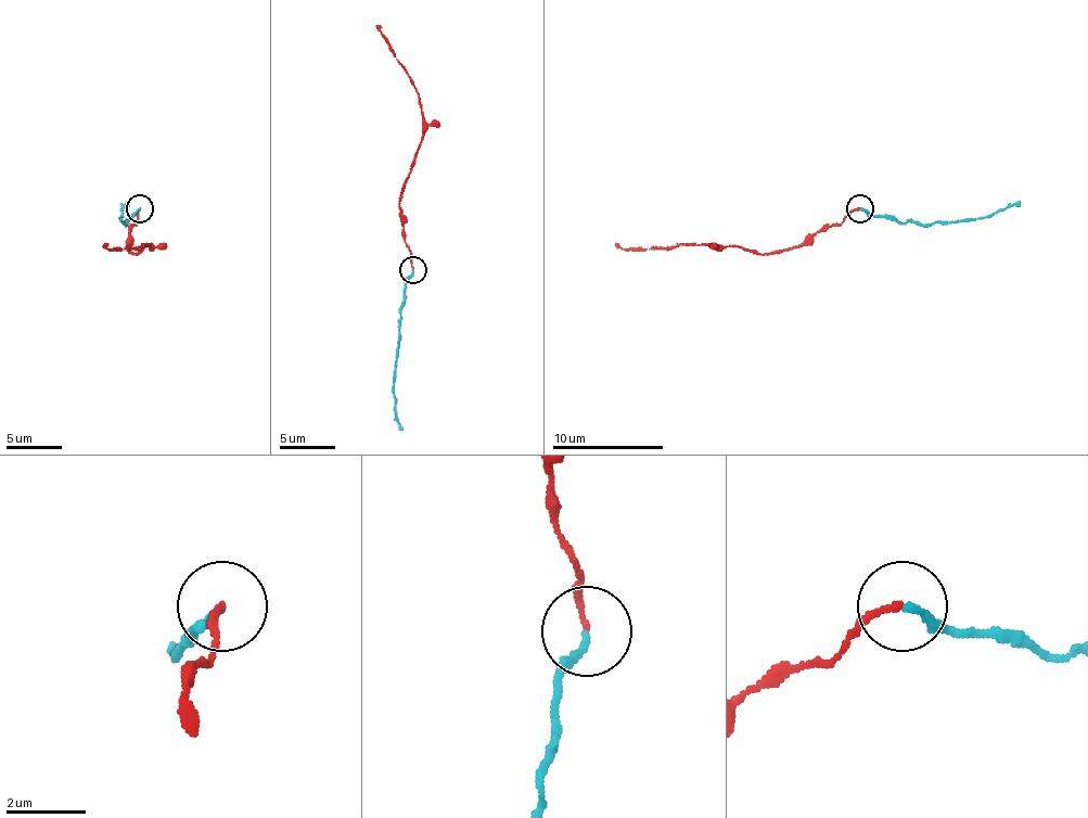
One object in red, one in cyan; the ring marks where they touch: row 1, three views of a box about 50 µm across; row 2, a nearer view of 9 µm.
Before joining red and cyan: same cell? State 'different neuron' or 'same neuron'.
same neuron

